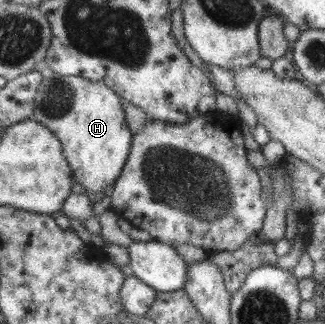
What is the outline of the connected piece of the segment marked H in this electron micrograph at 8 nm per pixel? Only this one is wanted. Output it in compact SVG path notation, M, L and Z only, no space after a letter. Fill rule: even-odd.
M55 76L51 79L42 79L33 101L33 114L31 118L46 126L51 134L61 144L61 155L71 169L75 182L81 184L85 195L103 194L103 190L113 184L121 174L121 169L129 155L131 148L131 135L124 119L122 106L119 104L120 96L109 90L103 83L95 83L73 76Z

